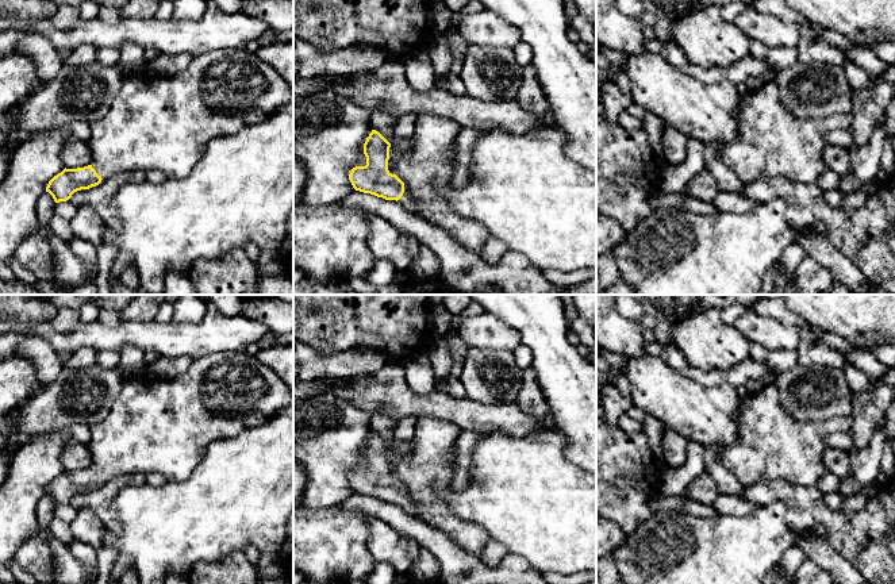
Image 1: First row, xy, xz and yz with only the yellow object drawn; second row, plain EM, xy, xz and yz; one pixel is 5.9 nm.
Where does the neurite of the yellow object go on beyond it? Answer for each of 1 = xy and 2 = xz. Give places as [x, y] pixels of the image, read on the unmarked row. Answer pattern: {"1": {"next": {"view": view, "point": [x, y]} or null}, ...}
{"1": {"next": {"view": "xy", "point": [157, 425]}}, "2": {"next": {"view": "xz", "point": [400, 449]}}}

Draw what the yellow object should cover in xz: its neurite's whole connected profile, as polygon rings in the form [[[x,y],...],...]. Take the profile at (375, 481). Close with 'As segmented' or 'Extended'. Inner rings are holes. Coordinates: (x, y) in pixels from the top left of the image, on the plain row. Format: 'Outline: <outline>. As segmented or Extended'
Outline: [[[372,433],[364,446],[366,468],[353,470],[349,477],[353,491],[385,503],[396,503],[414,516],[415,502],[403,497],[404,485],[388,473],[389,460],[407,456],[412,450],[412,446],[414,439],[410,439],[397,442],[391,447],[379,434]]]. Extended

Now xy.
Outline: [[[219,351],[192,360],[191,366],[174,377],[155,377],[147,372],[137,377],[124,377],[108,415],[89,426],[91,441],[87,447],[92,454],[92,466],[77,472],[65,470],[49,484],[46,495],[55,506],[66,504],[74,495],[96,489],[112,477],[138,473],[145,476],[160,473],[166,481],[183,481],[203,460],[214,441],[235,437],[258,426],[291,404],[293,404],[293,392],[268,365],[246,351]]]. Extended

